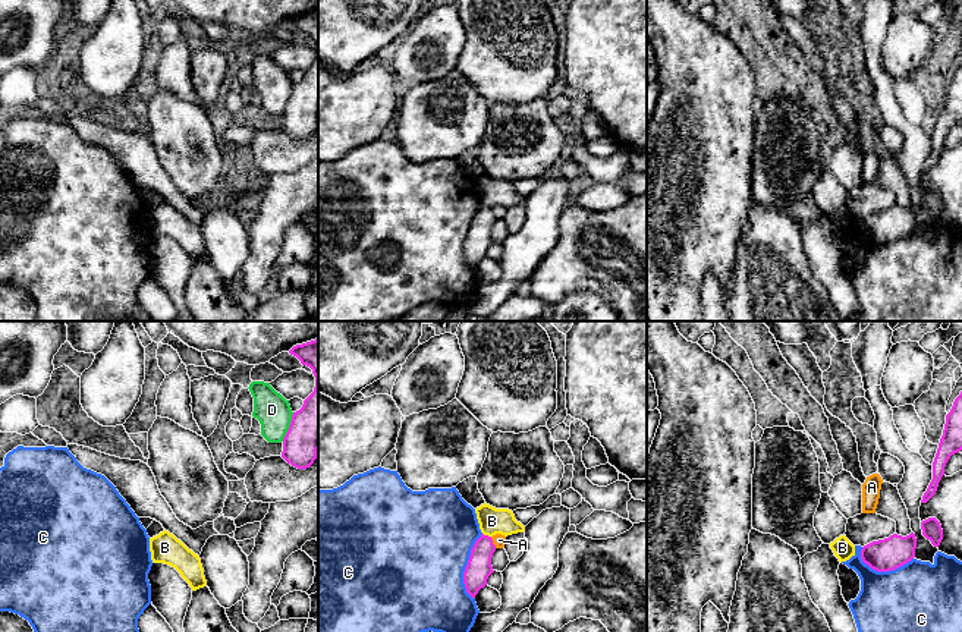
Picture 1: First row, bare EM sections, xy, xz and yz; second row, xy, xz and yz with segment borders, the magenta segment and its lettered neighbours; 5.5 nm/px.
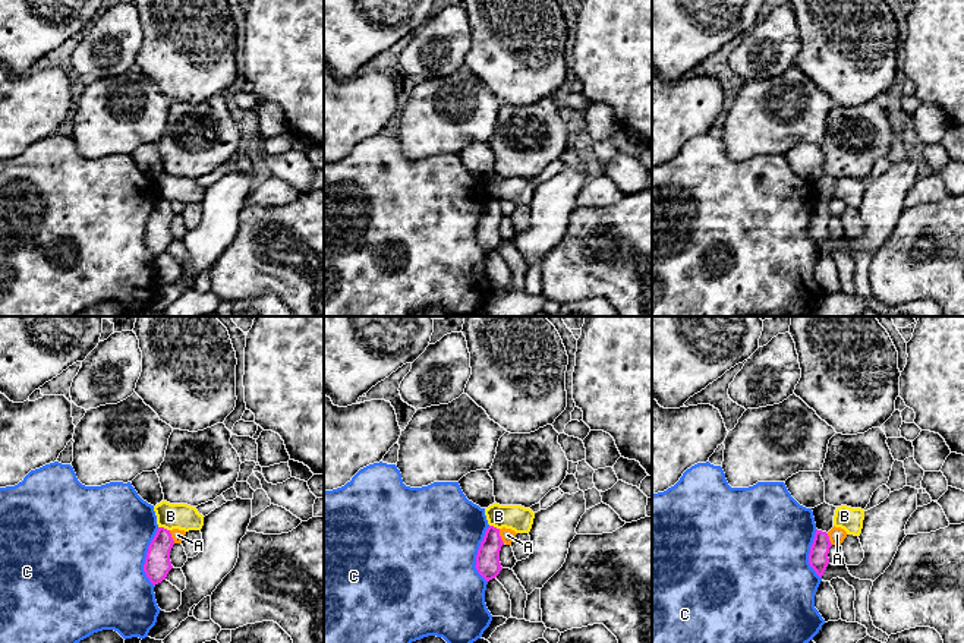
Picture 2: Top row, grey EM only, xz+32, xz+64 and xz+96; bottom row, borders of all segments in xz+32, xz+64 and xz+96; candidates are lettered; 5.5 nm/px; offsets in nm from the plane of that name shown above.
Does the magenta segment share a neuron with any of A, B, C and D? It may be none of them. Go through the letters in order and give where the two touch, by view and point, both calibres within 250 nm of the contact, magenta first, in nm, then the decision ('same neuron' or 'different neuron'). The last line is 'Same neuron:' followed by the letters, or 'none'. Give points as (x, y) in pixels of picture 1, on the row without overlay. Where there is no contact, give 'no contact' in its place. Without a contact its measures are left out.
A: meets magenta in xz at (491, 214); 140 nm thick on the magenta side, 70 nm on the other; different neuron
B: meets magenta in xz at (487, 207); 140 nm thick on the magenta side, 150 nm on the other; different neuron
C: meets magenta in xz at (467, 238); 140 nm thick on the magenta side, 480 nm on the other; different neuron
D: meets magenta in xy at (289, 98); 260 nm thick on the magenta side, 190 nm on the other; different neuron
Same neuron: none

